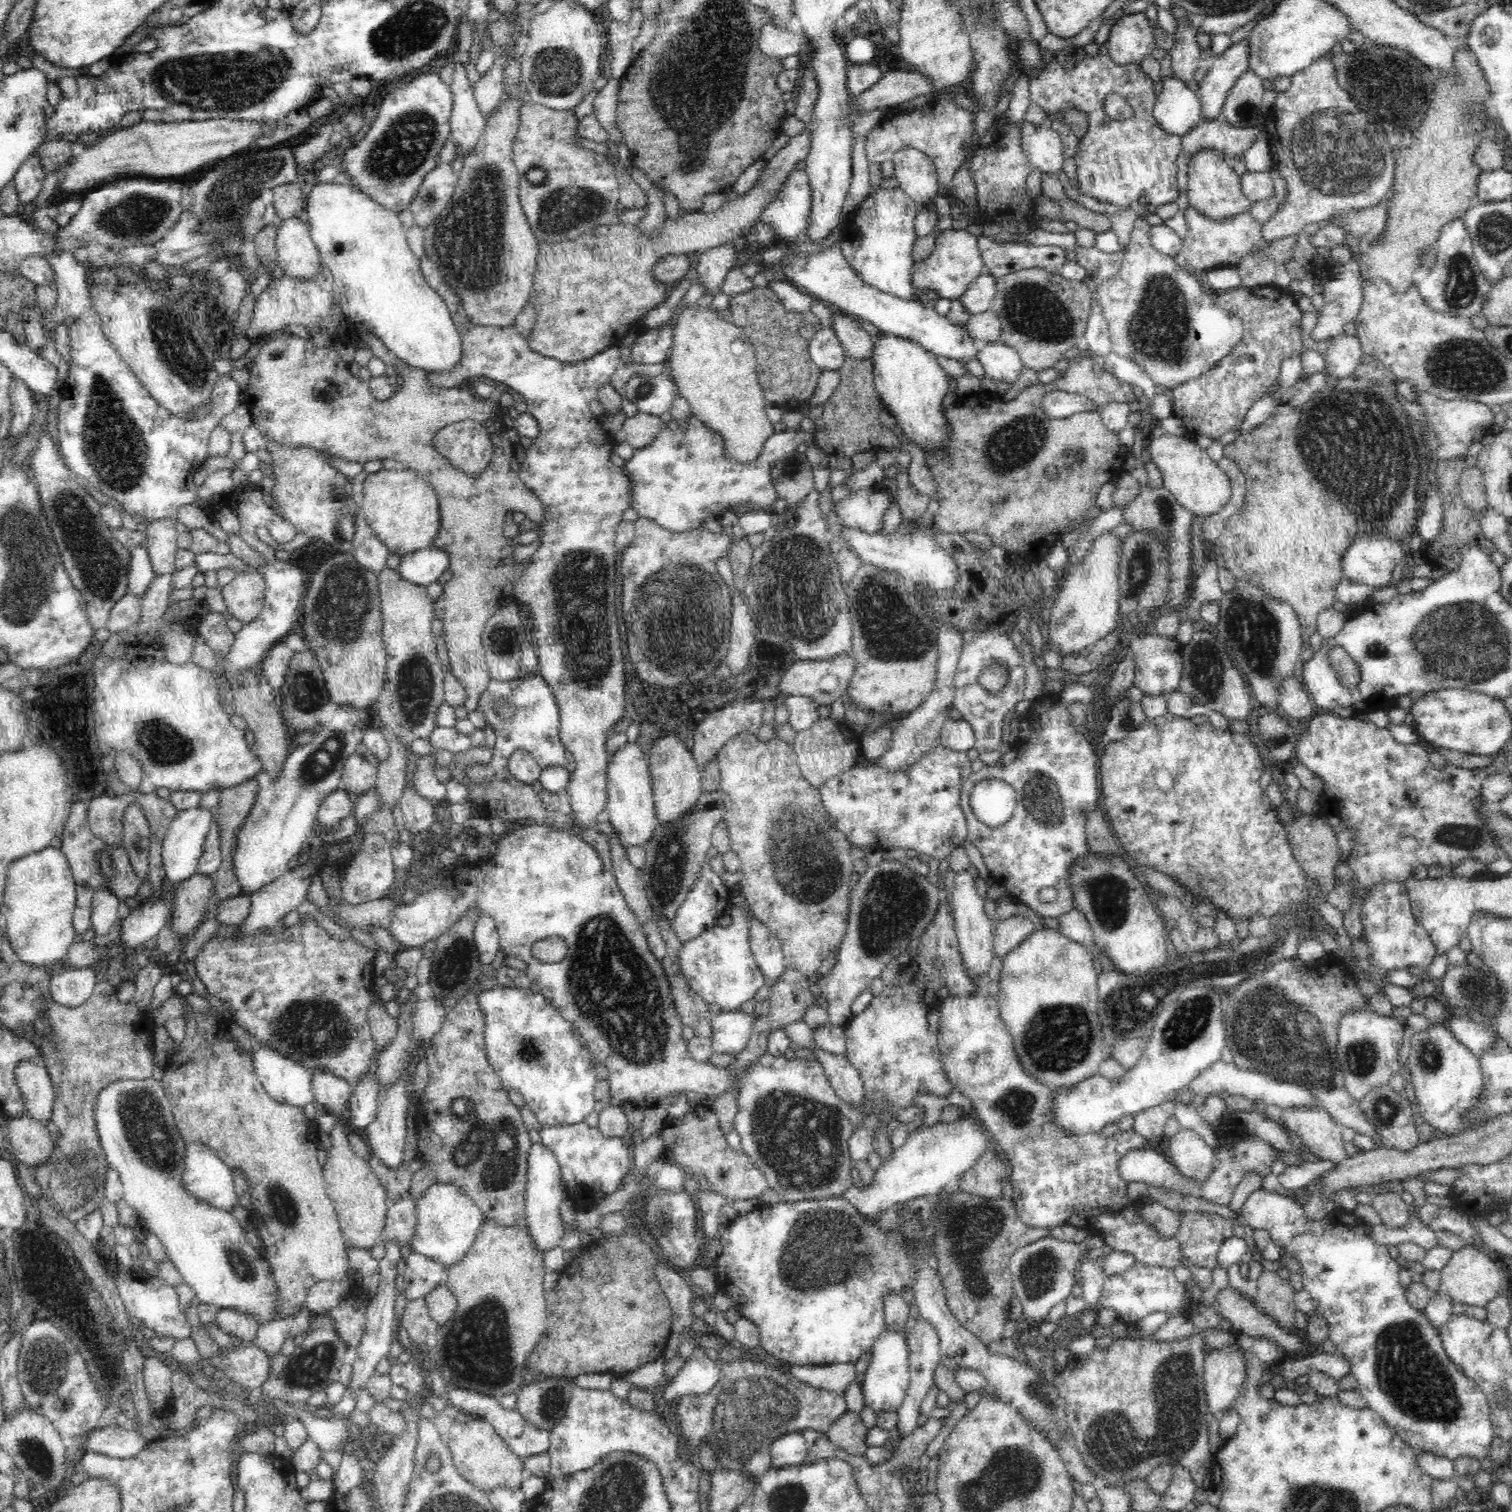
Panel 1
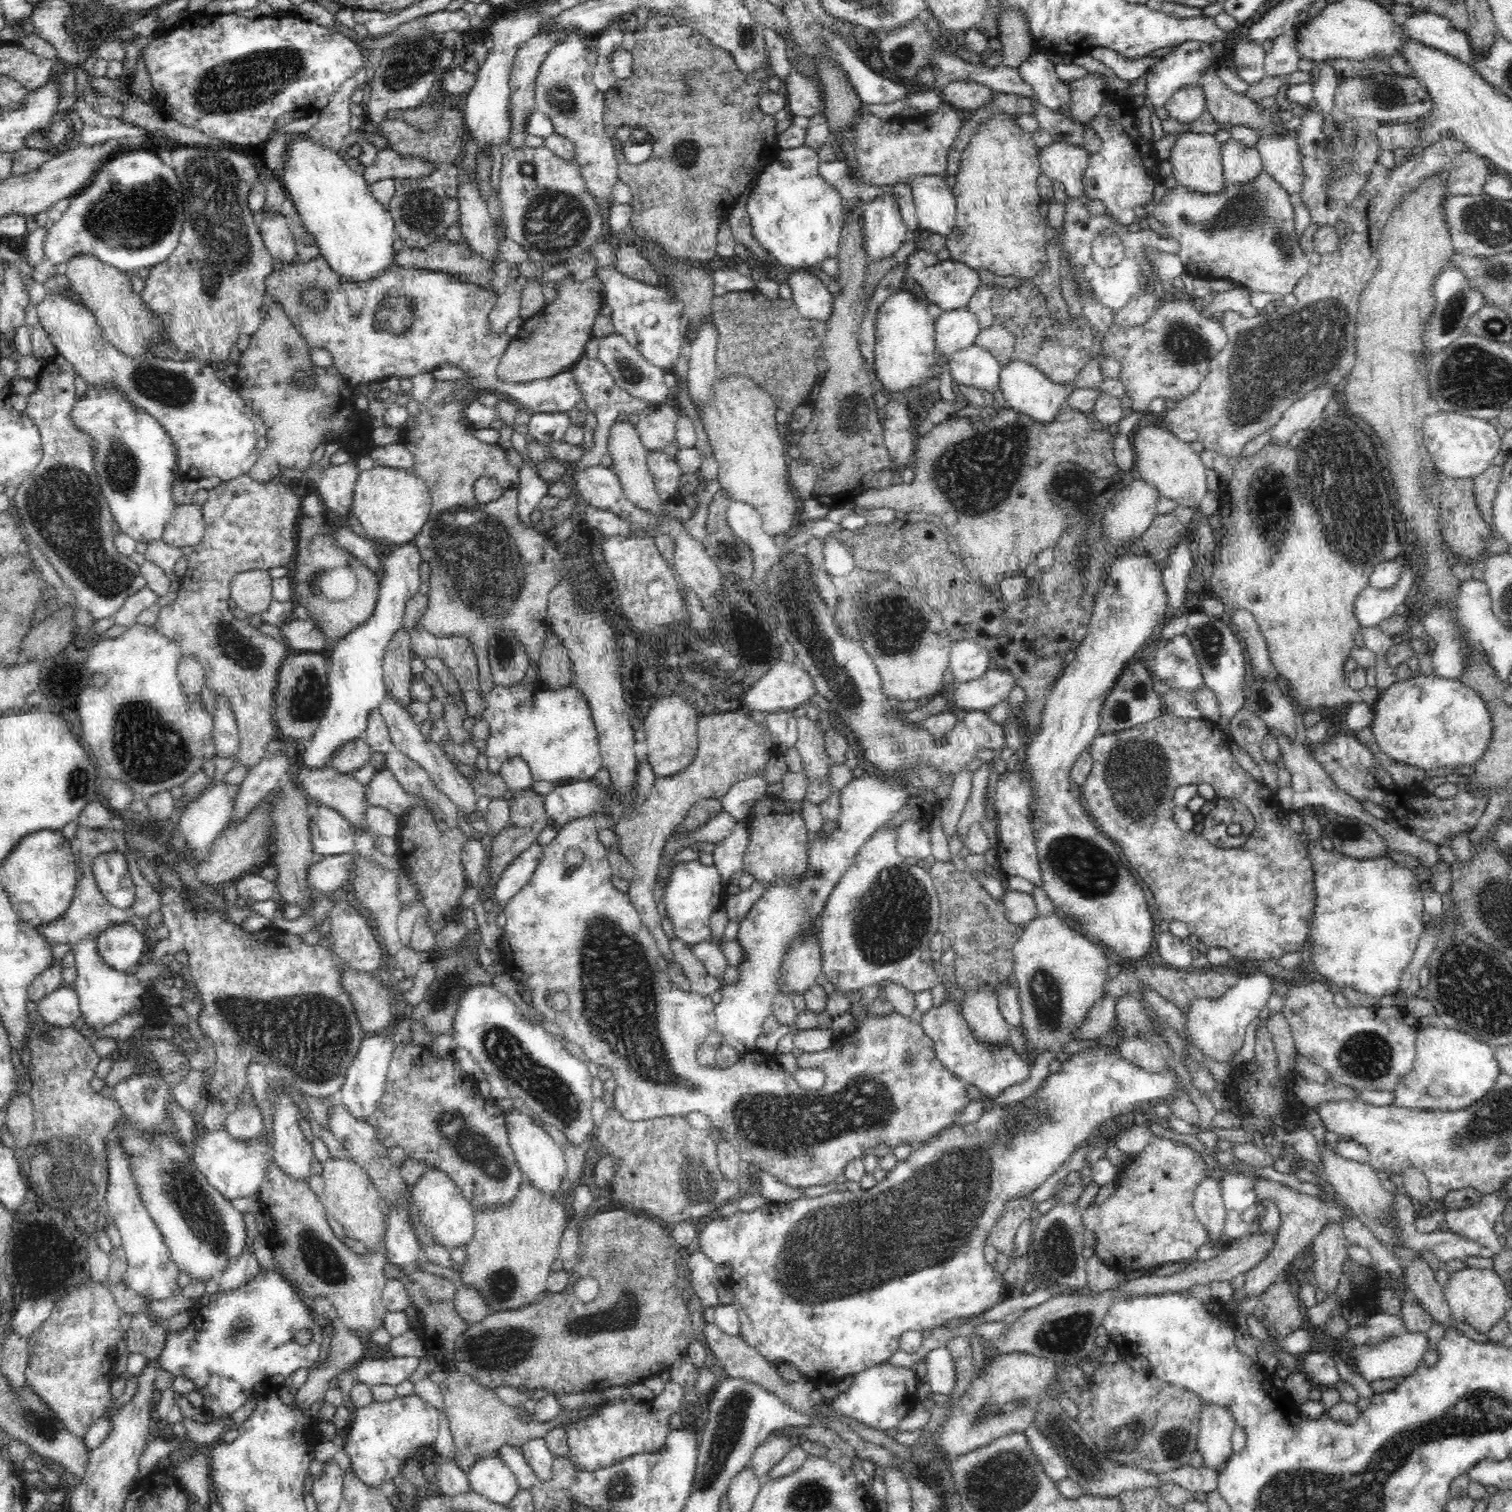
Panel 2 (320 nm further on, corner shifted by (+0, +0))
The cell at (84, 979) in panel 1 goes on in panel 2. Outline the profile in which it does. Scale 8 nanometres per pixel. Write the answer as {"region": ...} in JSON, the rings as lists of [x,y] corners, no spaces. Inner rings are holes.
{"region":[[[65,984],[43,997],[32,1012],[41,1016],[41,1019],[50,1026],[66,1028],[66,1026],[73,1025],[81,1015],[78,993],[71,985]]]}

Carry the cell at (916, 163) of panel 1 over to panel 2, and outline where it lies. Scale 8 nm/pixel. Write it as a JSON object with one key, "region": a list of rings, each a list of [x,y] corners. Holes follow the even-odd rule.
{"region":[[[916,176],[909,186],[913,192],[920,235],[950,234],[956,220],[957,206],[946,176]]]}

